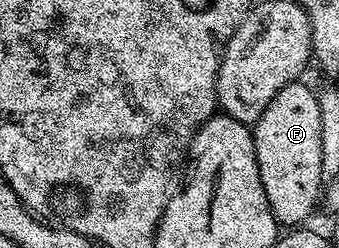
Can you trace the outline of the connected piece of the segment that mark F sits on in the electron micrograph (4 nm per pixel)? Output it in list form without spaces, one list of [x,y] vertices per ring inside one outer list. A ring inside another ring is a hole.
[[[305,81],[288,83],[279,93],[275,93],[275,101],[267,105],[263,117],[252,128],[253,144],[259,161],[259,177],[263,181],[263,189],[267,193],[267,201],[273,210],[278,224],[293,229],[301,223],[317,207],[317,199],[323,195],[323,141],[321,140],[321,113],[317,91],[309,88]]]

